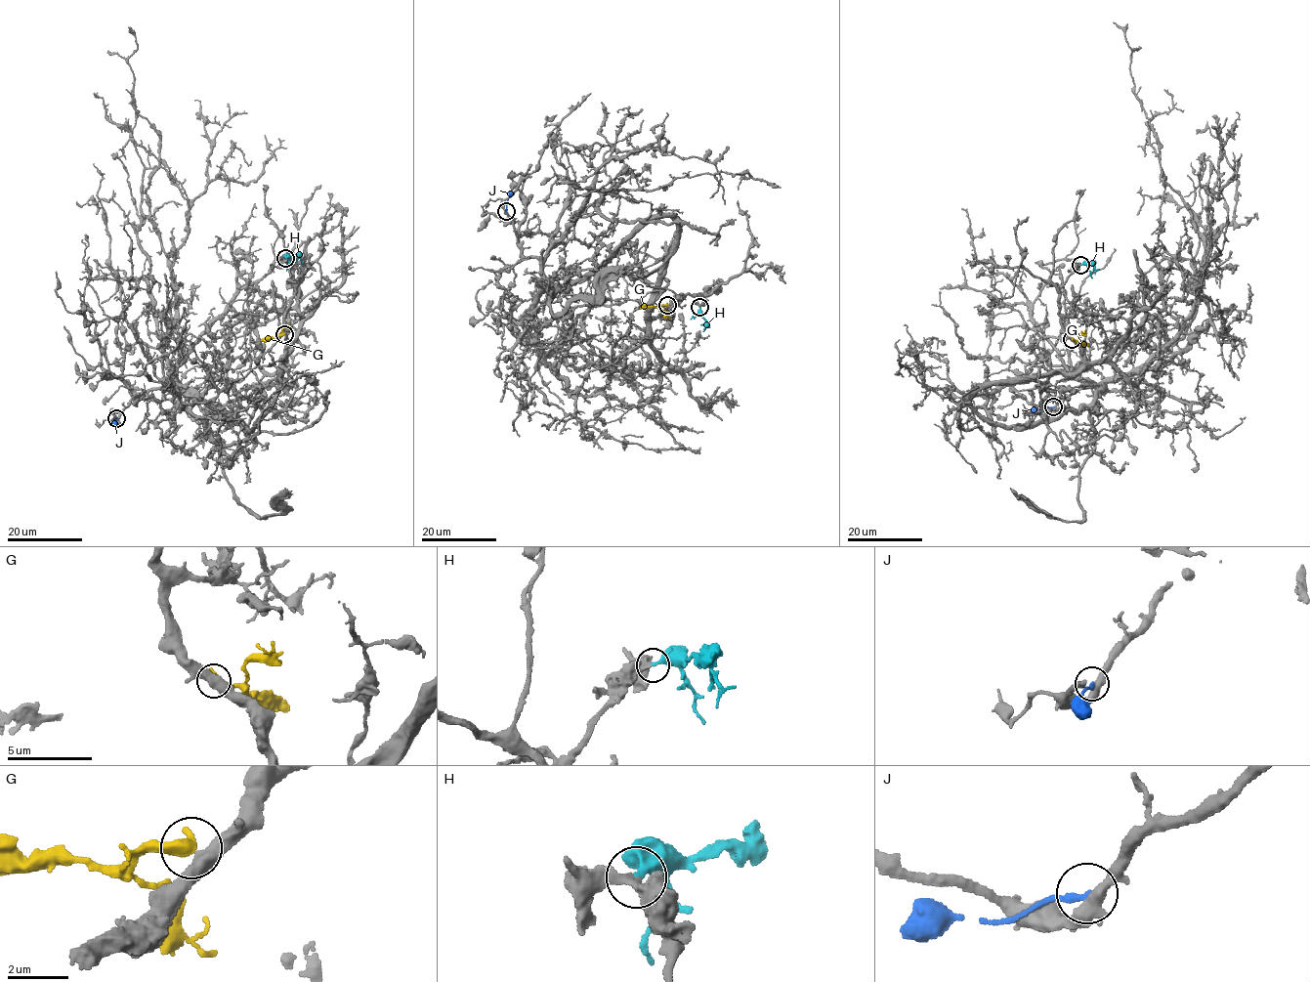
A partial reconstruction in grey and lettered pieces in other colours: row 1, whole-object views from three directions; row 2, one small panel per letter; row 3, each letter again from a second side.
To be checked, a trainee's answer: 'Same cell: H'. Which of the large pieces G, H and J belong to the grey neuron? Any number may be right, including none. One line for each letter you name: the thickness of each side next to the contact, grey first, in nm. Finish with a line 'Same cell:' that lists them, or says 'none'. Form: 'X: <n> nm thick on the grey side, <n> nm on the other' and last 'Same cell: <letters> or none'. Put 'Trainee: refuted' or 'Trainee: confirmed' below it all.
H: 220 nm thick on the grey side, 260 nm on the other
Same cell: H
Trainee: confirmed

